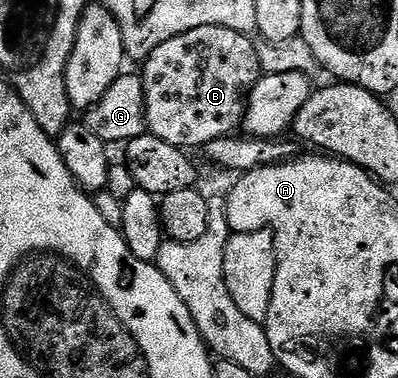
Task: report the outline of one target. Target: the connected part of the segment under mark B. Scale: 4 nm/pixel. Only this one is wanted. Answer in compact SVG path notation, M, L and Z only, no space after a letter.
M206 25L193 31L177 33L173 39L162 41L145 58L141 68L147 132L184 151L202 150L213 139L234 134L243 120L245 91L250 90L261 76L259 53L251 39L248 34L238 33L224 25Z

